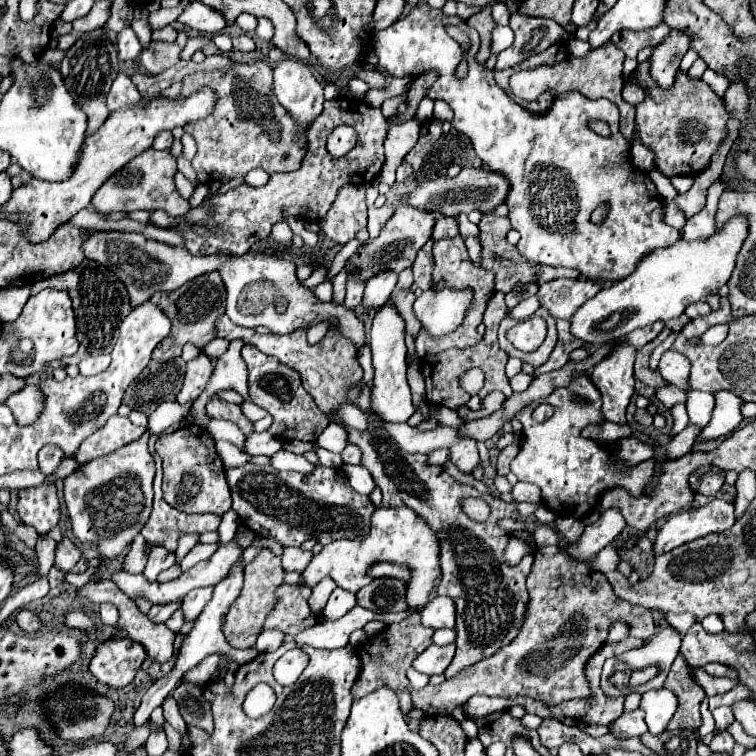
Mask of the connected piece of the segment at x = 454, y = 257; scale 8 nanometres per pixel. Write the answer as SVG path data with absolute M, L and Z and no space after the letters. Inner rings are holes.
M458 235L454 239L442 239L442 241L436 241L434 243L434 275L432 275L432 283L436 285L436 289L444 289L444 287L452 287L452 289L470 289L474 295L472 295L472 307L468 309L468 315L464 317L464 323L448 333L448 335L442 335L442 339L432 339L426 335L424 329L420 329L418 337L416 337L416 353L420 357L424 355L436 355L444 349L450 349L450 347L458 347L458 349L464 349L464 347L470 347L470 345L476 345L482 335L476 331L476 327L482 323L482 313L486 309L486 303L488 299L494 295L494 276L493 271L488 271L478 265L474 265L468 257L468 251L466 251L466 245L464 245L464 239Z

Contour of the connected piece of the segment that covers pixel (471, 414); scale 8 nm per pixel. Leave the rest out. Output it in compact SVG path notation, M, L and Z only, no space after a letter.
M492 391L490 395L486 395L486 397L482 399L482 409L470 411L470 409L466 409L466 407L460 407L458 413L464 415L468 421L472 421L472 419L482 419L482 417L488 417L488 415L492 415L494 411L498 411L498 409L502 407L504 399L506 399L506 397L504 397L500 391Z

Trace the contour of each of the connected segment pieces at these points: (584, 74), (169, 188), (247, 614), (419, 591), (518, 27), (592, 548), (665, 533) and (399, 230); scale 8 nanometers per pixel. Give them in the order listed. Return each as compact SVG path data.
M604 43L602 47L590 51L586 57L568 57L556 65L544 65L544 73L548 73L548 83L552 83L552 97L560 97L568 91L580 91L588 99L610 99L620 109L620 133L624 135L628 147L632 147L632 133L634 133L634 107L624 103L620 89L624 85L622 81L622 63L624 53L614 43Z
M150 147L144 153L140 153L138 157L134 157L130 163L126 163L120 171L116 171L116 175L112 175L96 191L96 195L92 197L90 203L100 215L108 215L112 211L134 211L134 209L144 209L144 211L162 209L172 217L184 215L186 211L190 211L190 205L186 199L180 197L180 193L176 189L176 183L174 183L176 171L178 171L176 159L170 155L168 149L156 151Z
M268 549L260 551L258 557L245 566L243 588L226 615L224 635L232 647L248 649L256 645L256 639L262 633L264 619L268 617L268 611L272 611L272 607L276 605L276 587L280 585L284 585L284 569L280 565L280 559Z
M378 507L370 519L370 535L362 543L340 539L324 545L320 553L312 559L312 563L306 567L302 577L310 587L318 585L324 577L332 577L340 589L358 593L372 581L368 569L380 561L406 565L412 571L412 577L406 581L406 599L408 609L420 611L428 603L432 591L440 581L440 547L436 533L410 507Z
M514 13L510 17L510 27L514 31L514 43L498 55L496 71L510 69L522 63L528 55L546 51L554 43L566 43L570 35L554 19L528 17Z
M616 507L602 511L600 519L594 525L588 525L584 535L572 543L566 551L580 559L580 561L590 561L594 559L594 555L604 549L606 545L610 545L622 531L626 529L626 521L624 517L620 517L620 511L616 511Z
M712 499L708 505L696 511L680 511L658 527L658 535L652 541L652 555L656 557L668 553L708 533L724 533L734 523L734 505L724 499Z
M400 205L398 211L394 213L394 217L384 225L380 235L376 239L372 239L370 243L358 247L358 251L346 261L348 275L354 275L354 273L360 271L358 281L366 283L372 275L378 275L380 271L396 271L396 273L400 273L402 269L406 269L406 267L410 267L414 263L416 253L430 239L432 227L434 227L434 215L432 213Z

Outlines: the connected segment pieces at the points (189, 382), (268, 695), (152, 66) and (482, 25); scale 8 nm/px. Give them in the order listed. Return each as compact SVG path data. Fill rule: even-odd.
M200 353L196 359L186 363L186 375L184 375L184 385L178 393L178 403L188 403L198 399L202 389L206 387L210 375L212 375L212 361Z
M260 683L260 685L256 685L256 687L246 695L244 711L246 711L248 717L254 717L254 719L256 719L256 717L268 713L268 711L272 709L274 701L276 701L276 695L274 695L272 687L266 685L266 683Z
M152 41L146 51L140 53L140 65L146 69L148 75L158 75L172 65L176 65L180 59L180 47L176 43L156 43Z
M484 7L482 13L478 12L468 17L468 25L478 29L480 35L480 51L478 51L478 62L484 64L491 55L491 33L496 23L491 14L490 7ZM481 19L481 21L480 21Z

